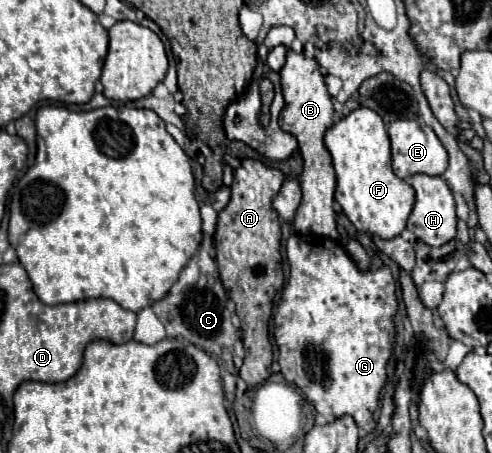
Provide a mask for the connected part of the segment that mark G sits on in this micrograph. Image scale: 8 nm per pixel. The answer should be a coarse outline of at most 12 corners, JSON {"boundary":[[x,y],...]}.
{"boundary":[[293,233],[281,373],[327,421],[373,411],[395,277]]}

